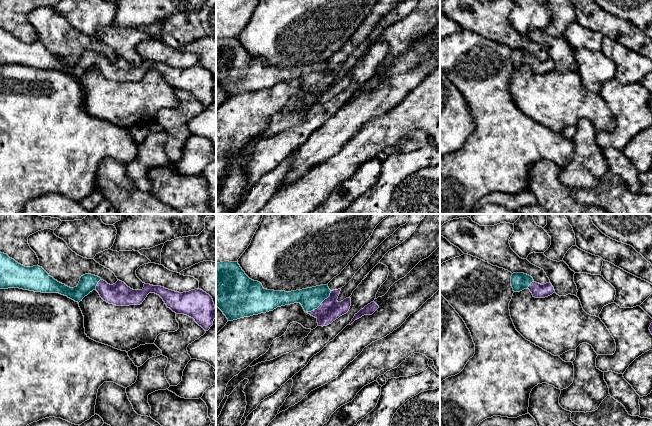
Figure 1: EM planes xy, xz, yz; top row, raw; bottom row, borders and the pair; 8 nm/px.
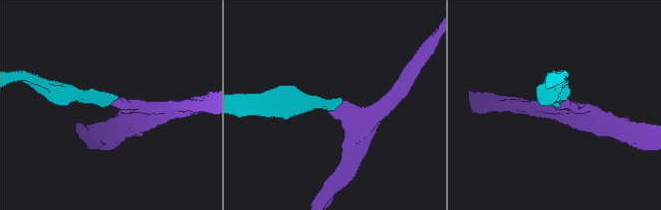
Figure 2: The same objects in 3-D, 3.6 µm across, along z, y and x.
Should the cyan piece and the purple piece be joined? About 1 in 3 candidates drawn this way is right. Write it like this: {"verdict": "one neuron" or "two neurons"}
{"verdict": "one neuron"}

